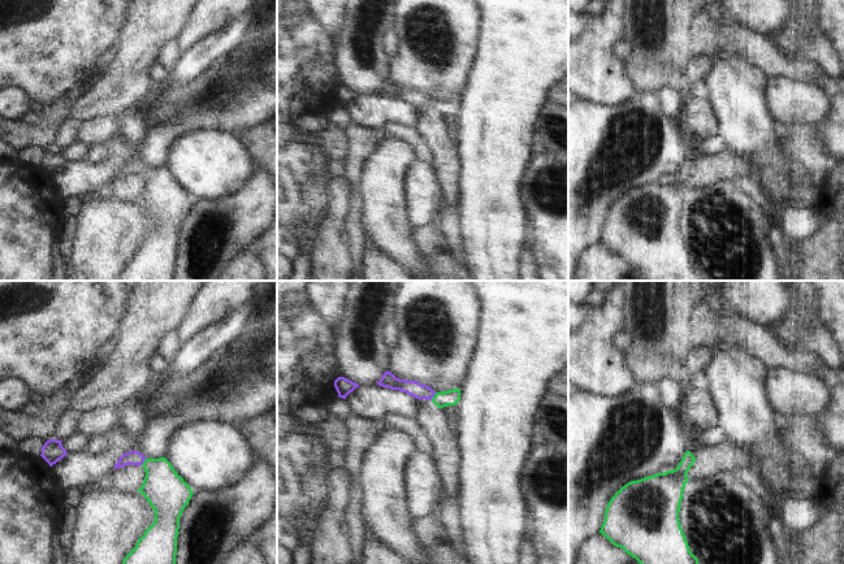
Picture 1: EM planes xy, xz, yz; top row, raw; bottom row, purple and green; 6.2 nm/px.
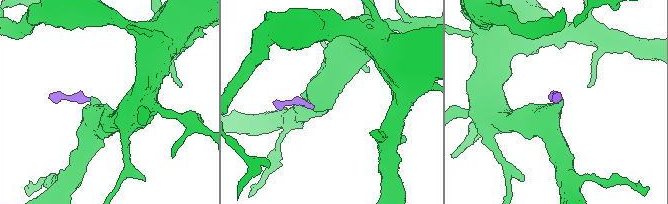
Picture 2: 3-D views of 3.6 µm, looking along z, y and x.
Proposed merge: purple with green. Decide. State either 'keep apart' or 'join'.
join

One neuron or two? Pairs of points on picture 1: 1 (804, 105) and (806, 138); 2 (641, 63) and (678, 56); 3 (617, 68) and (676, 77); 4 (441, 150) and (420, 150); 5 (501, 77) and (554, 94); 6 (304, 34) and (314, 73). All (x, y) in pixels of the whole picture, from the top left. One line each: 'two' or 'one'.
1: two
2: one
3: two
4: two
5: two
6: one

